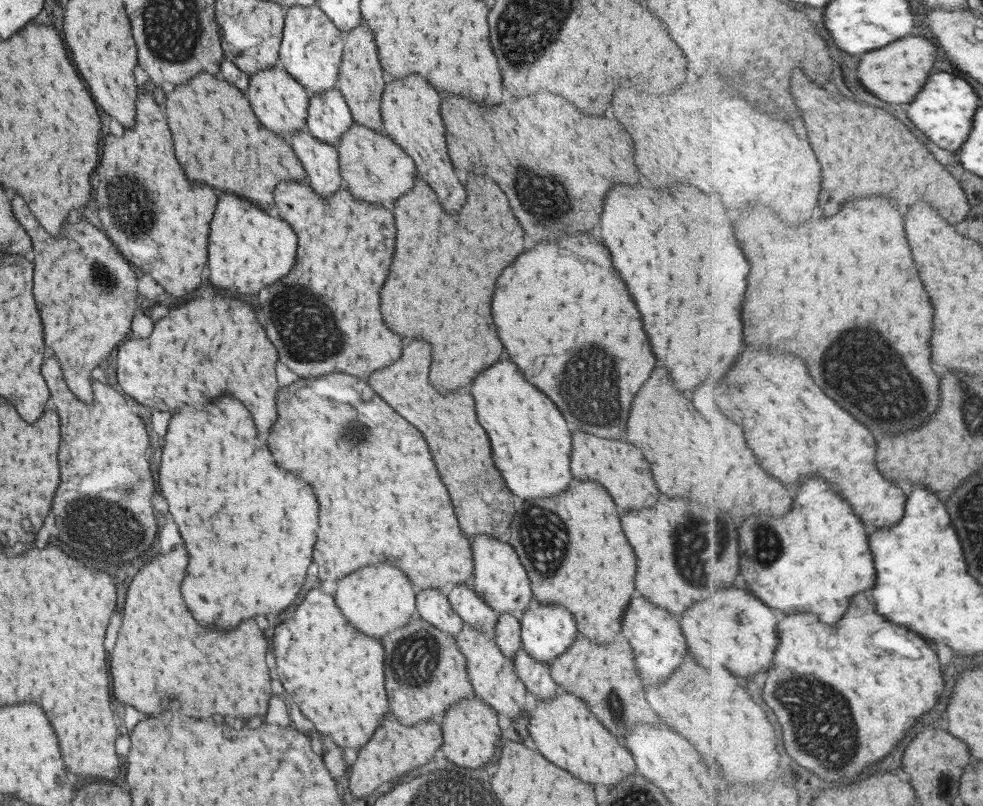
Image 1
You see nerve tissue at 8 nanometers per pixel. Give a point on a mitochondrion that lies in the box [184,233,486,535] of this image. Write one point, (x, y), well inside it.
(294, 309)

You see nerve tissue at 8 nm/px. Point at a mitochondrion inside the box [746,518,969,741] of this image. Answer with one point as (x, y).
(768, 546)

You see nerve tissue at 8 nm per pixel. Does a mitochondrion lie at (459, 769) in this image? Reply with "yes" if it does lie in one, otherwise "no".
yes

